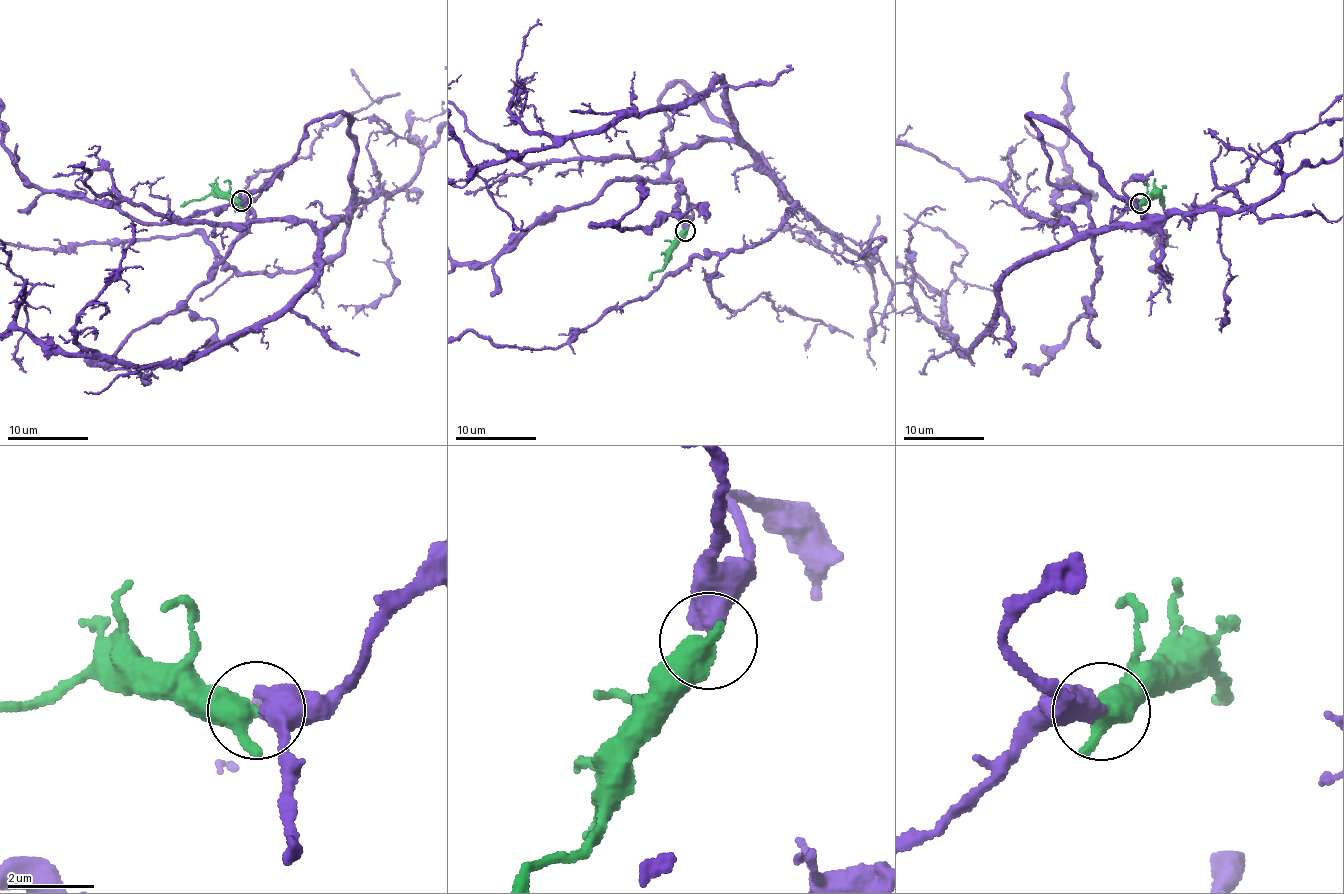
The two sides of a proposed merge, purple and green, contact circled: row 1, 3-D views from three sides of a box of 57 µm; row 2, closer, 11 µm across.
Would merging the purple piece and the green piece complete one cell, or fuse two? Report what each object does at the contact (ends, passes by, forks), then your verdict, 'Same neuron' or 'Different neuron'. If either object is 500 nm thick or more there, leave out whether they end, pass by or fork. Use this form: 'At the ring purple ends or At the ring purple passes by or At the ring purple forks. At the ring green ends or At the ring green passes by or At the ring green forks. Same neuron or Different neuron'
Different neuron

